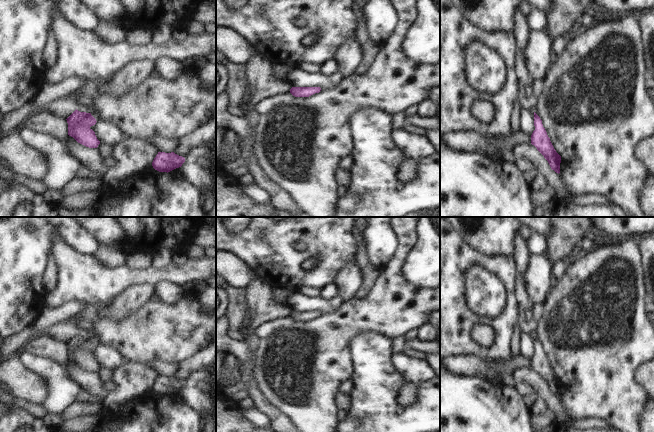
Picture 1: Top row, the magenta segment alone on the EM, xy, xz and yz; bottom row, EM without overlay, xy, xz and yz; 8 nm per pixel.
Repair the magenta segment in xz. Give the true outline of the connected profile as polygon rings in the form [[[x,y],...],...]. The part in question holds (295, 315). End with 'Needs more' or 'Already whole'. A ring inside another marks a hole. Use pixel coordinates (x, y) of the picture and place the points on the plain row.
[[[292,311],[290,313],[290,317],[295,321],[309,321],[320,315],[320,311]]]. Already whole

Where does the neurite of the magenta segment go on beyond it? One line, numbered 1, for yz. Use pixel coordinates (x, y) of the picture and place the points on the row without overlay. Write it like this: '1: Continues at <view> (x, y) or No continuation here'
1: No continuation here

